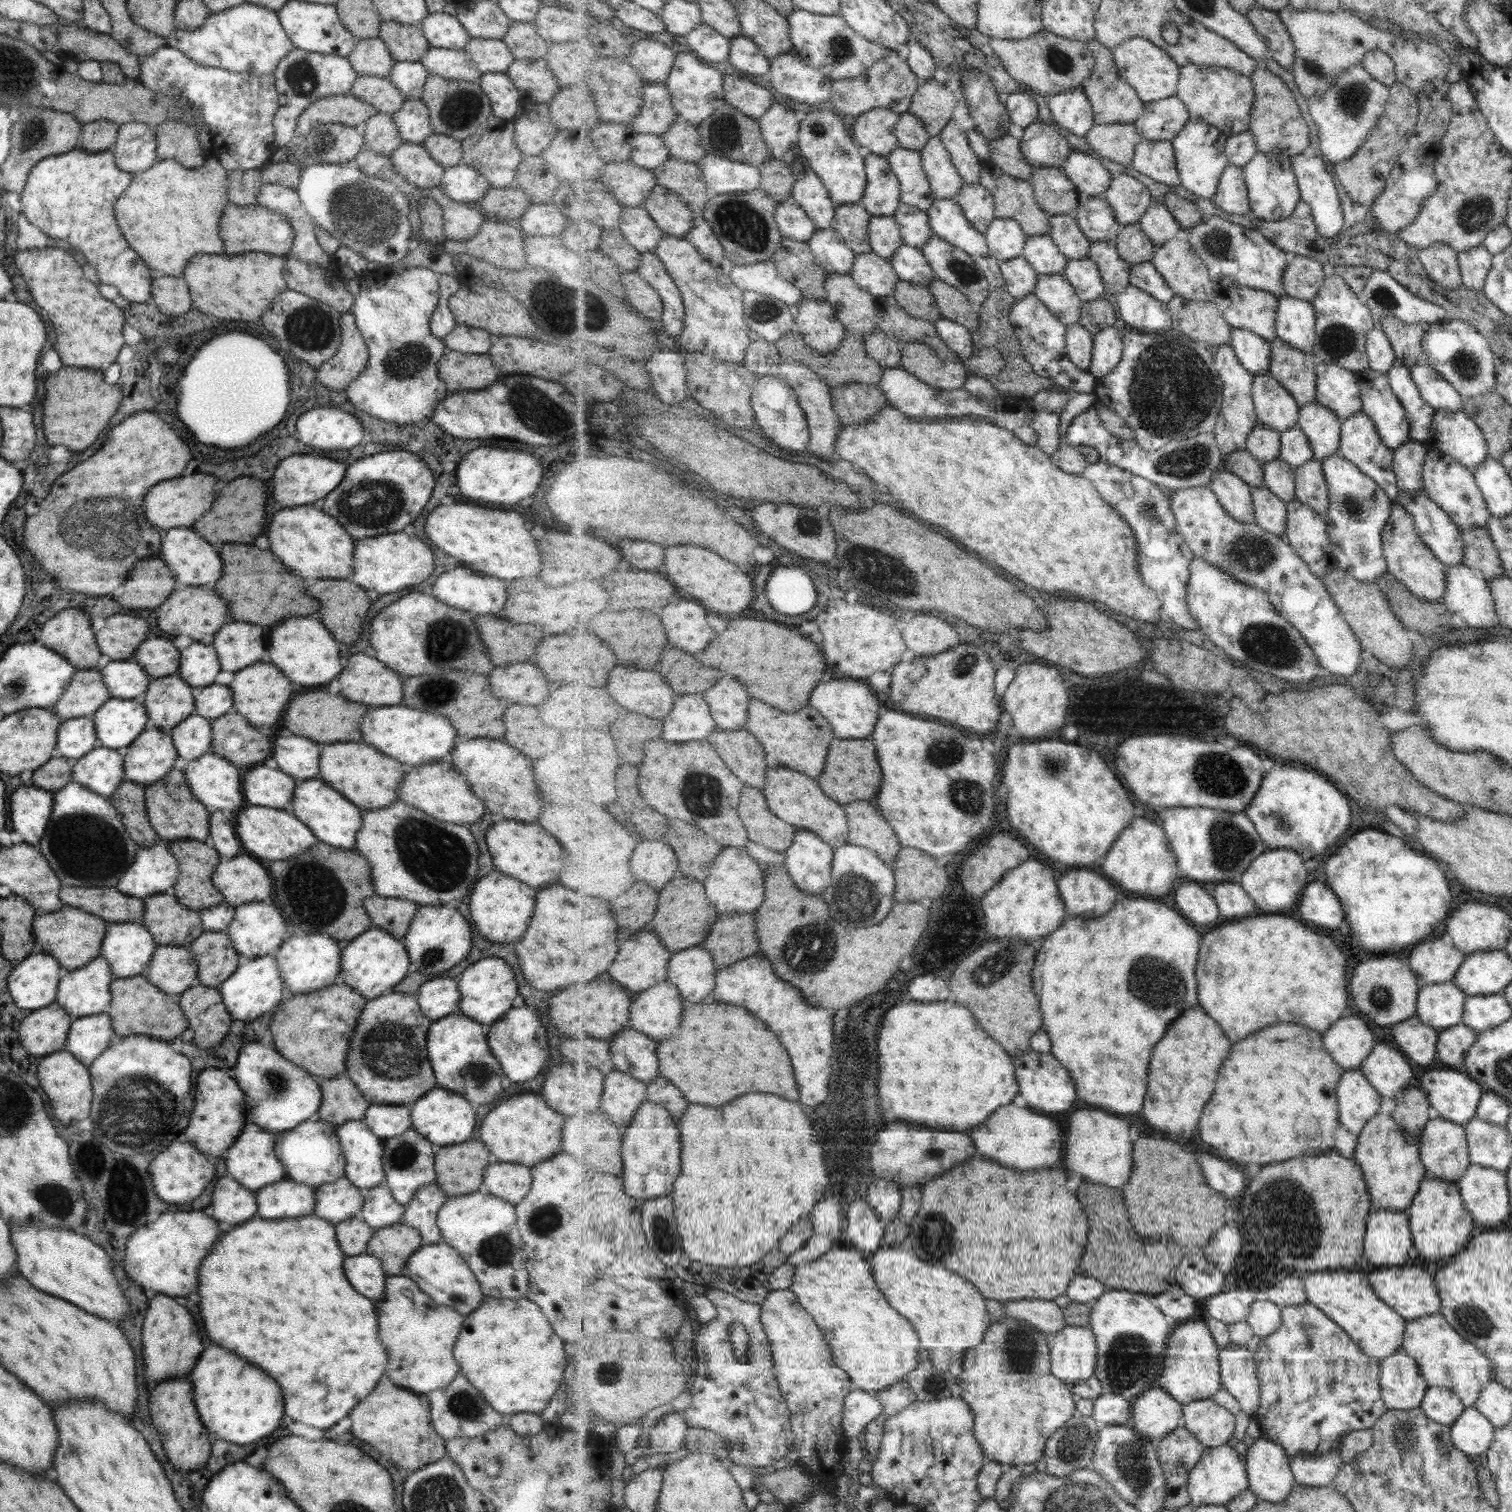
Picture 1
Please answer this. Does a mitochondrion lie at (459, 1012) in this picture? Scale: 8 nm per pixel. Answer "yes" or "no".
no

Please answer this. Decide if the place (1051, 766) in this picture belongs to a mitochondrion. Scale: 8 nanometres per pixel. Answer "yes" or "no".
yes

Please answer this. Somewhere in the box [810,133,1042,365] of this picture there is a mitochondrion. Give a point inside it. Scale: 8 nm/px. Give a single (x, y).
(965, 273)

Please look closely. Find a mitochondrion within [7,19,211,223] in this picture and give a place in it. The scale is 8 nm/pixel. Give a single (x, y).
(33, 132)

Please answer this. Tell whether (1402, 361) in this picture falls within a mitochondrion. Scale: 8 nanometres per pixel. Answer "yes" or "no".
no

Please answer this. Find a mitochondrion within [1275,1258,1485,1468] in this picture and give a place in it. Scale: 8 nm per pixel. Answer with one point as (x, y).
(1403, 1434)

